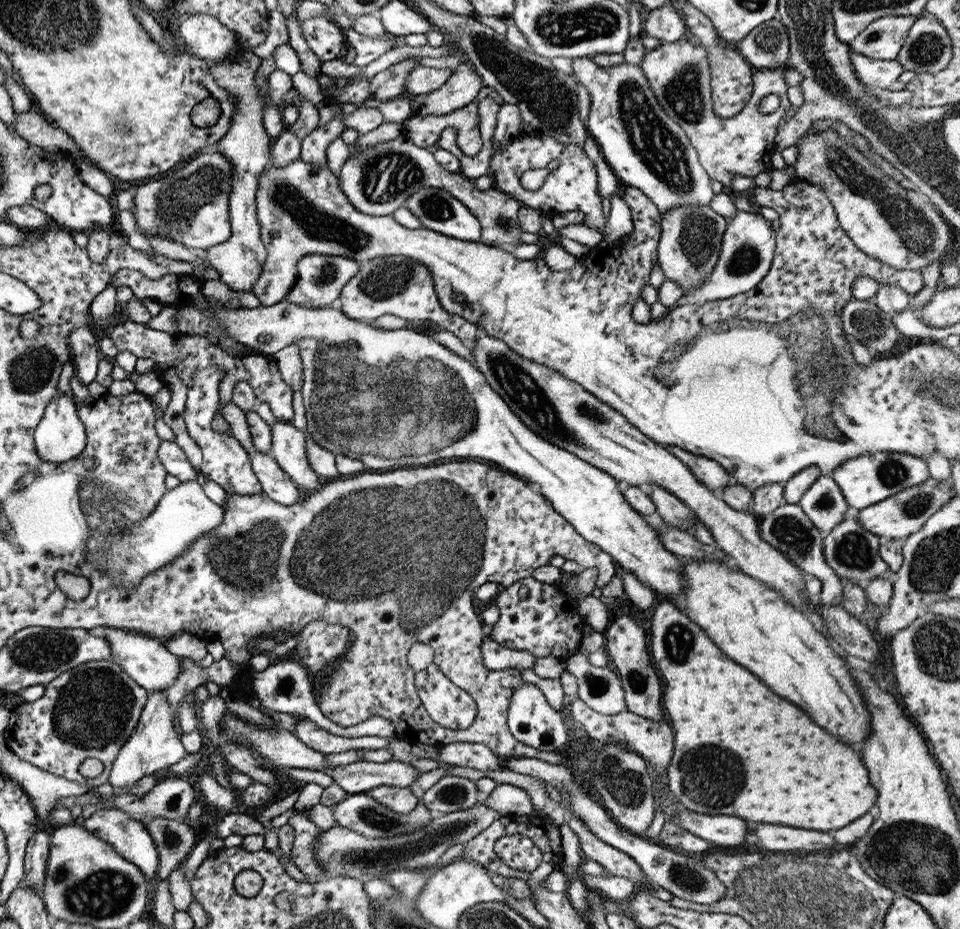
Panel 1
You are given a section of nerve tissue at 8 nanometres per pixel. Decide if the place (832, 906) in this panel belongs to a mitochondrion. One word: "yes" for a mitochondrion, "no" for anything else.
yes

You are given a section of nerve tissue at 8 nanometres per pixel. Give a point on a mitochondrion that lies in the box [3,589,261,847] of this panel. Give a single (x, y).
(91, 710)

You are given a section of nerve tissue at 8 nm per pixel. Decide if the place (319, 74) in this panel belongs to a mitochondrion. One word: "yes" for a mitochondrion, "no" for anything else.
no

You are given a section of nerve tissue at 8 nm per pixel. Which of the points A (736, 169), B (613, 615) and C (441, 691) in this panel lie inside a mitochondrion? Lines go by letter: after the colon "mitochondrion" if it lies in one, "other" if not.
A: other
B: other
C: other

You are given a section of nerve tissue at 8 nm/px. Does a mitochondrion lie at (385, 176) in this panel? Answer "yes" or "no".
yes

